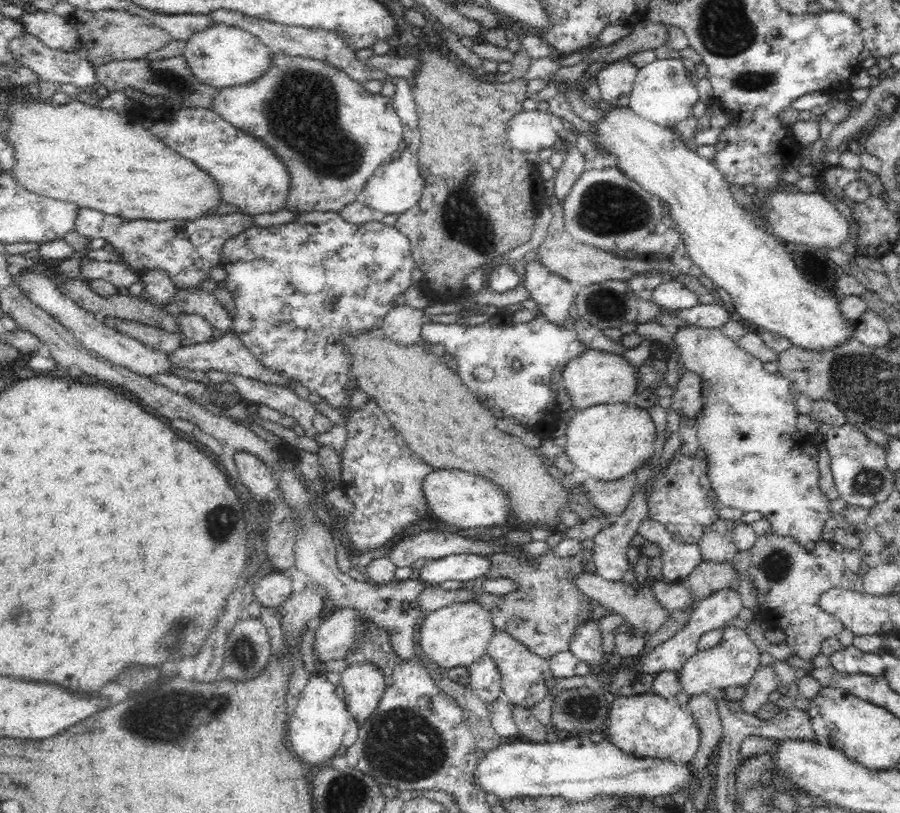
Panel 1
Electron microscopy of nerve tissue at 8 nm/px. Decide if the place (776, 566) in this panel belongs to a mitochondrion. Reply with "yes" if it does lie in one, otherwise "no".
yes

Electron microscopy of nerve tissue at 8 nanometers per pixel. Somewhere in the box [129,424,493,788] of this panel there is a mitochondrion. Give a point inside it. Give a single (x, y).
(401, 745)

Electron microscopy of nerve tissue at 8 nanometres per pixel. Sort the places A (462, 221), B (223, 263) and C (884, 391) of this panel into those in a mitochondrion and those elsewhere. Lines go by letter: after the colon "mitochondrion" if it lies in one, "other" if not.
A: mitochondrion
B: other
C: mitochondrion

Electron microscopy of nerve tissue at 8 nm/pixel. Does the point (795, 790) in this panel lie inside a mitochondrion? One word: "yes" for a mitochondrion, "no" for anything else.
no

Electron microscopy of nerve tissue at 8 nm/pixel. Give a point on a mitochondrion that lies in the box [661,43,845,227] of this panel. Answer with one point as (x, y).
(751, 81)

